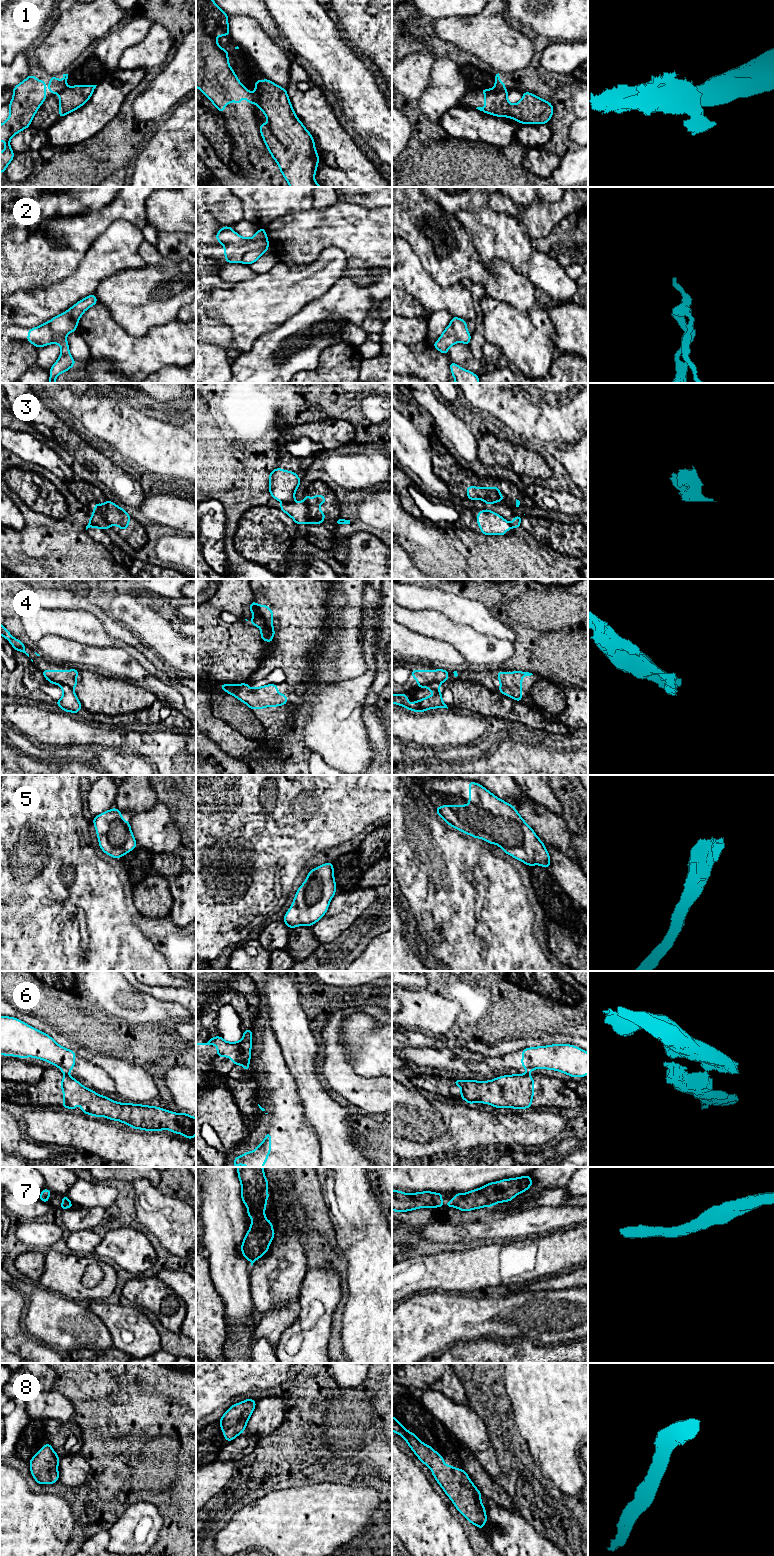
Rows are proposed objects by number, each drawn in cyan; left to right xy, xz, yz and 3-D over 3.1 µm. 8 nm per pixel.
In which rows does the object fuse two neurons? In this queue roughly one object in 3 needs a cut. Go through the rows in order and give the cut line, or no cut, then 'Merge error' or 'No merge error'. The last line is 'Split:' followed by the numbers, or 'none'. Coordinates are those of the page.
1: Split along yz (494, 87), (505, 91). Merge error
2: No split. No merge error
3: Split along xz (294, 501), (283, 503). Merge error
4: Split along xz (256, 615), (259, 615), (264, 621), (267, 631), (266, 640). Merge error
5: No split. No merge error
6: Split along xy (64, 1072), (67, 1074). Merge error
7: No split. No merge error
8: No split. No merge error
Split: 1, 3, 4, 6

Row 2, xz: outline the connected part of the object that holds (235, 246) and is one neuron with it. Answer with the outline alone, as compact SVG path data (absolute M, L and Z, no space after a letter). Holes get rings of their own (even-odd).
M224 226L216 234L216 239L224 247L225 259L228 263L256 262L269 248L269 241L264 228L260 228L251 238L237 234L232 227Z

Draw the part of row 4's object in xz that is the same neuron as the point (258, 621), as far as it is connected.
M256 616L256 617L252 618L249 622L252 625L259 627L261 629L261 633L260 633L261 639L263 641L266 641L268 638L268 631L267 631L267 627L265 625L264 619L261 616Z

